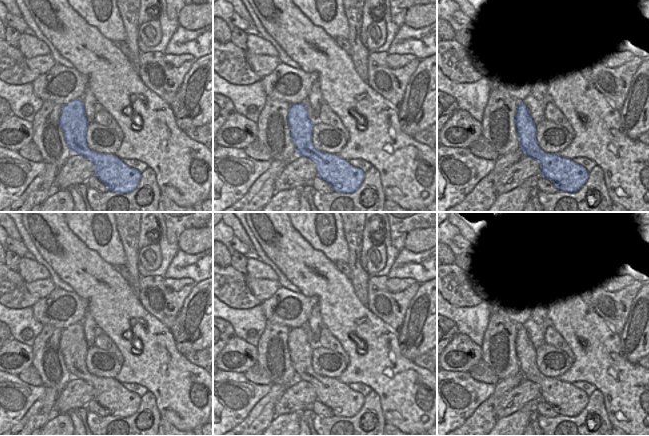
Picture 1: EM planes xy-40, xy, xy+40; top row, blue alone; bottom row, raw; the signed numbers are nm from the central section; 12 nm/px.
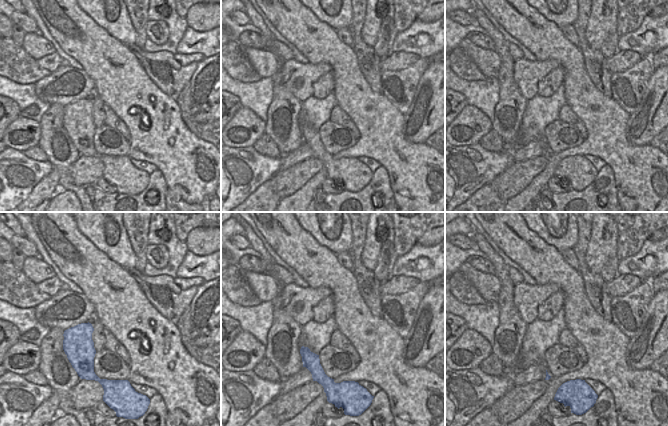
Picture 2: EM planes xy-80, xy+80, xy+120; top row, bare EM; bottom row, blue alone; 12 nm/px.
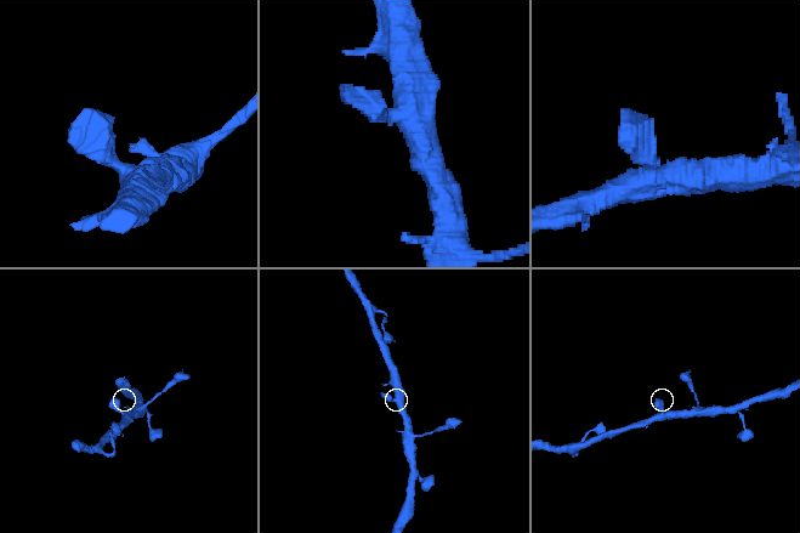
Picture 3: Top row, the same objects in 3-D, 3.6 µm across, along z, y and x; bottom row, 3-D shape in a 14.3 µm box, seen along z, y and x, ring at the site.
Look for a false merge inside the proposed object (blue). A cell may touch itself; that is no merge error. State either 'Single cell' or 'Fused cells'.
Single cell.

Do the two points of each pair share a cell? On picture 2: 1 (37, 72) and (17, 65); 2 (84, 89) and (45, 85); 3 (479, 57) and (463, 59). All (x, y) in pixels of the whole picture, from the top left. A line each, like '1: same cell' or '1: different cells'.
1: same cell
2: same cell
3: different cells

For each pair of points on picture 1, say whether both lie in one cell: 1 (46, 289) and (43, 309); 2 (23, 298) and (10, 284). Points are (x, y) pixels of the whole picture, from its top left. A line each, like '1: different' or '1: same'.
1: different
2: same

